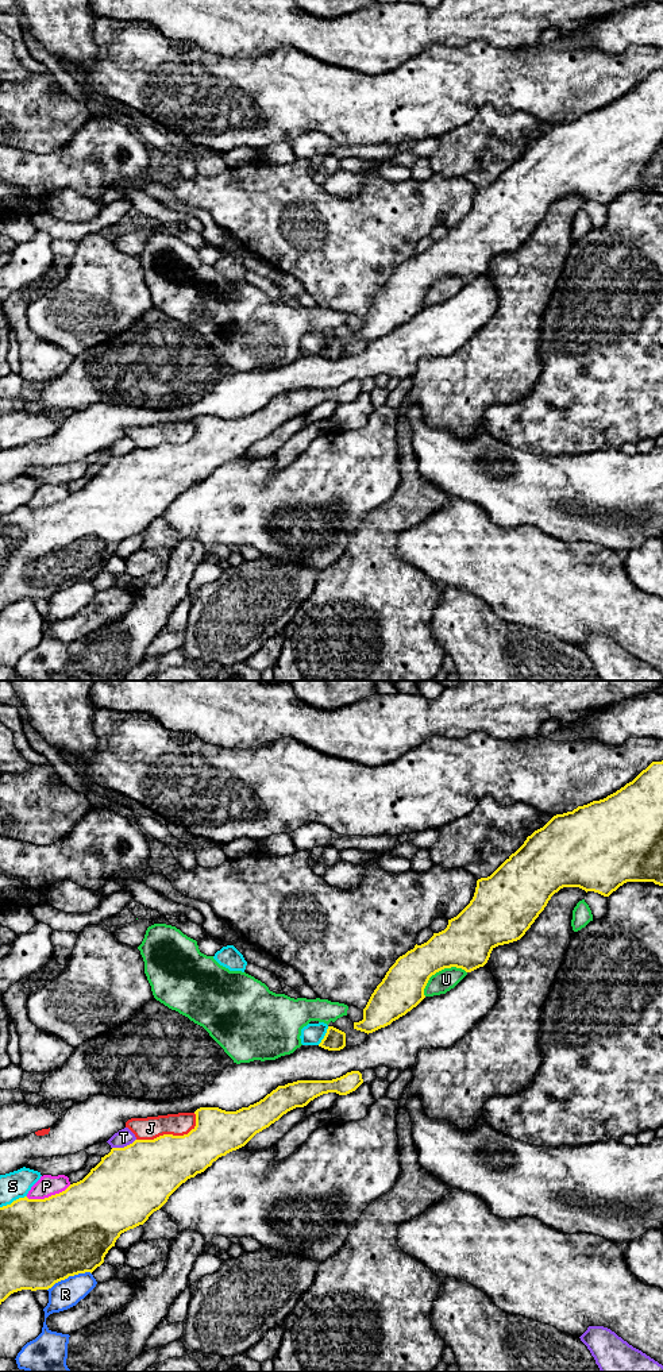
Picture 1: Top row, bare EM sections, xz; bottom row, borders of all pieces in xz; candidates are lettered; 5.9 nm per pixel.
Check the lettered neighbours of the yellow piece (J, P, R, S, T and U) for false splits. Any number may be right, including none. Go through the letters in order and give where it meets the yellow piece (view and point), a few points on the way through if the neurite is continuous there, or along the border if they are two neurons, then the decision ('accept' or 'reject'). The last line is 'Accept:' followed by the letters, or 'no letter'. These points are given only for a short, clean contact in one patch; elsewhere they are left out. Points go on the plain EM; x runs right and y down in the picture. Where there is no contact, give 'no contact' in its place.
J: meets yellow in xz at (170, 443); reject
P: meets yellow in xz at (49, 505); reject
R: meets yellow in xz at (69, 584); reject
S: meets yellow in xz at (14, 509); reject
T: meets yellow in xz at (124, 455); reject
U: meets yellow in xz at (439, 278); reject
Accept: no letter

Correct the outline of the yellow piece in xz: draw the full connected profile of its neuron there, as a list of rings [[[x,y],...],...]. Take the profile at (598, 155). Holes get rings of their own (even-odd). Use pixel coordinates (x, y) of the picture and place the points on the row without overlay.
[[[663,69],[652,70],[632,90],[606,107],[554,124],[528,144],[490,185],[478,188],[473,208],[456,226],[448,228],[447,236],[433,242],[427,251],[416,253],[389,277],[363,317],[363,328],[354,331],[354,338],[369,343],[405,324],[425,307],[424,297],[429,286],[444,277],[456,275],[471,281],[483,275],[496,255],[517,250],[525,243],[560,197],[579,196],[586,201],[609,205],[627,190],[663,194]]]

